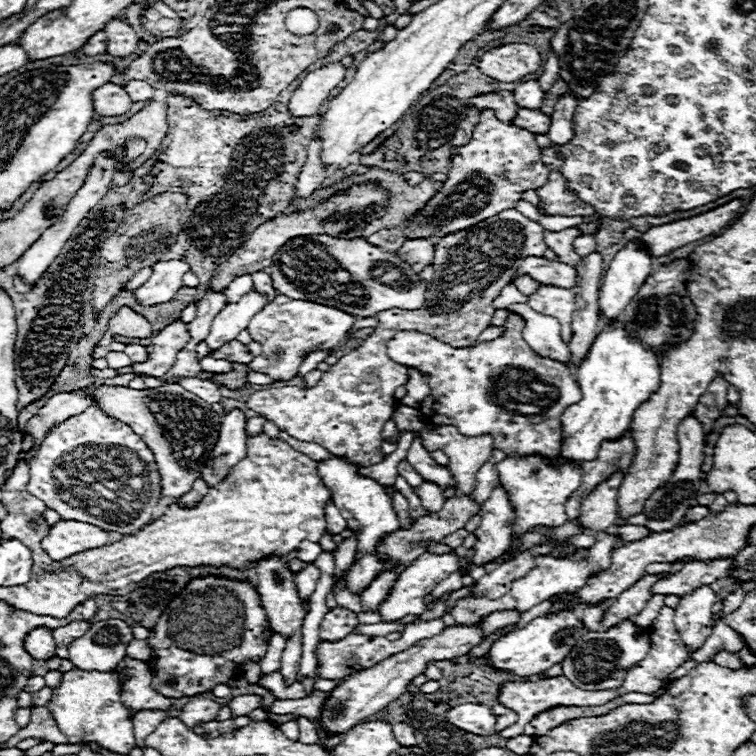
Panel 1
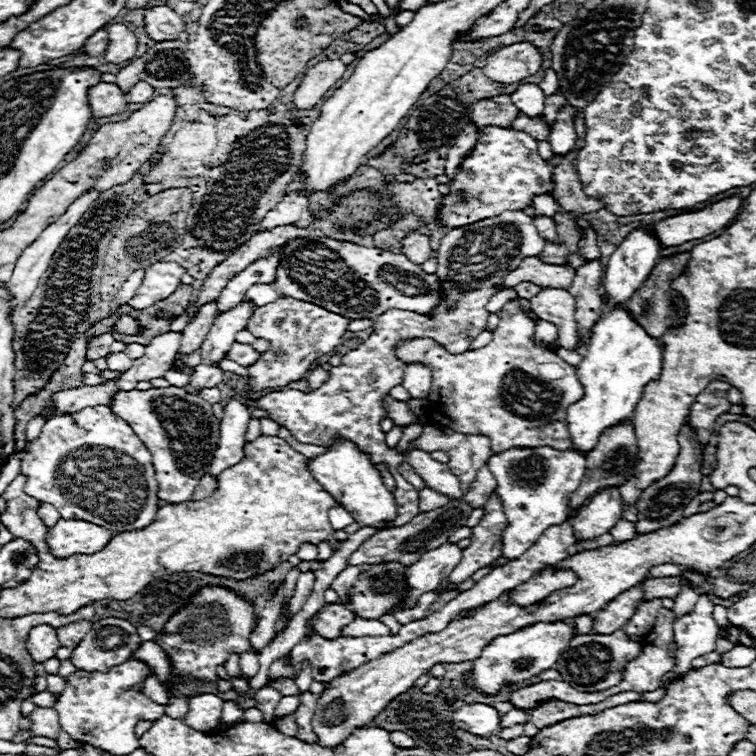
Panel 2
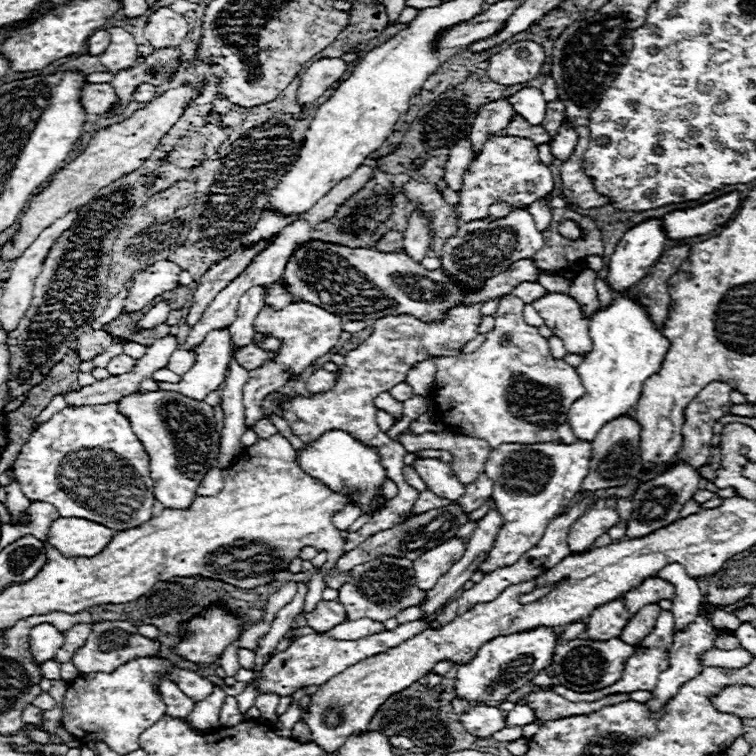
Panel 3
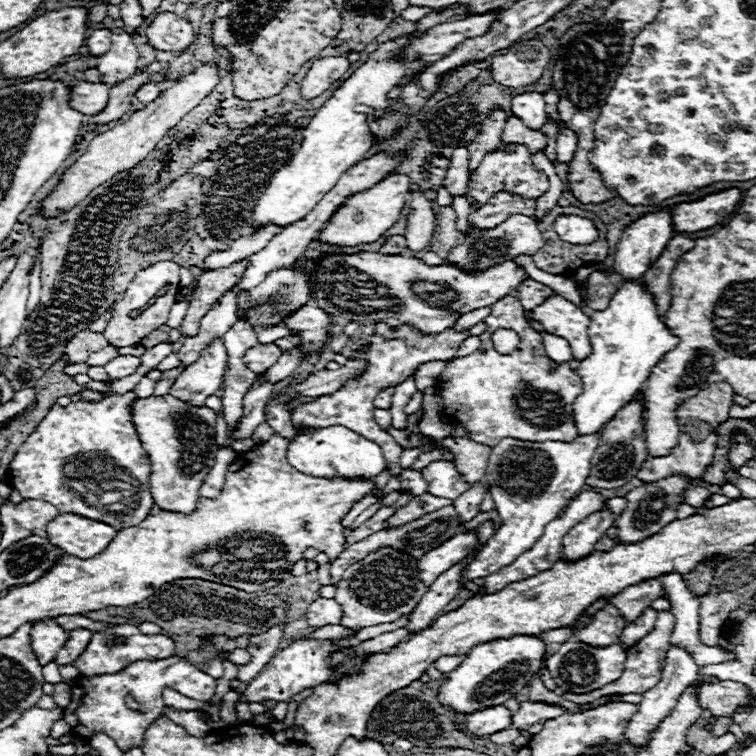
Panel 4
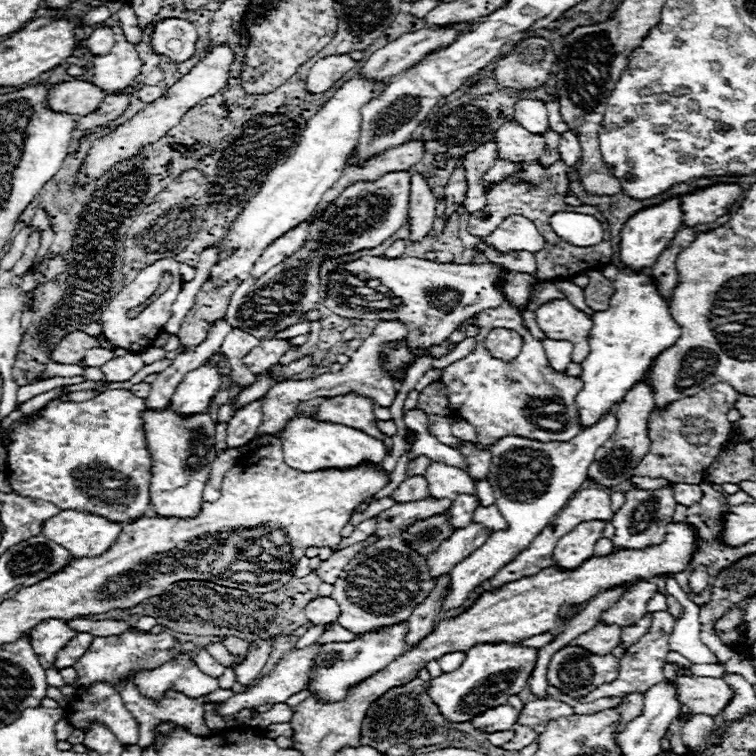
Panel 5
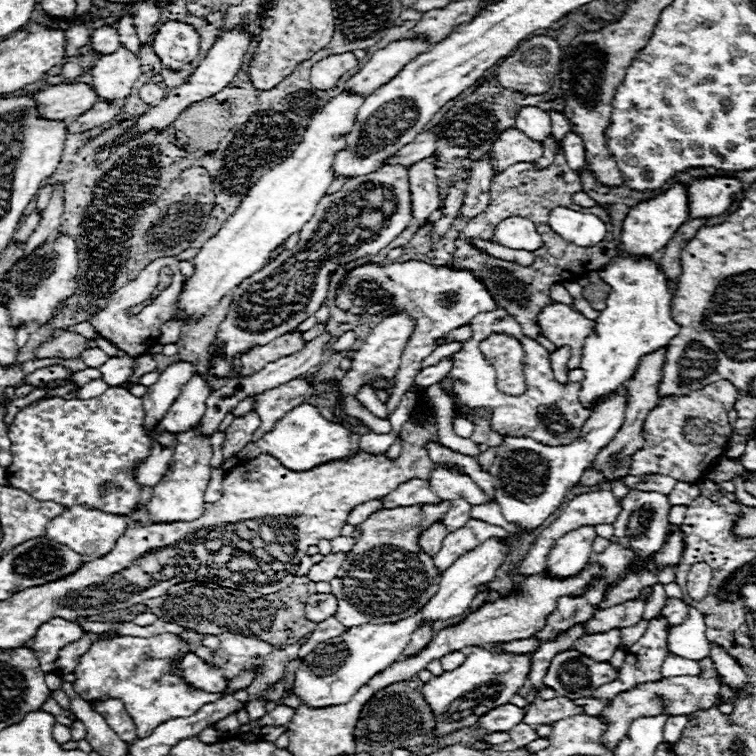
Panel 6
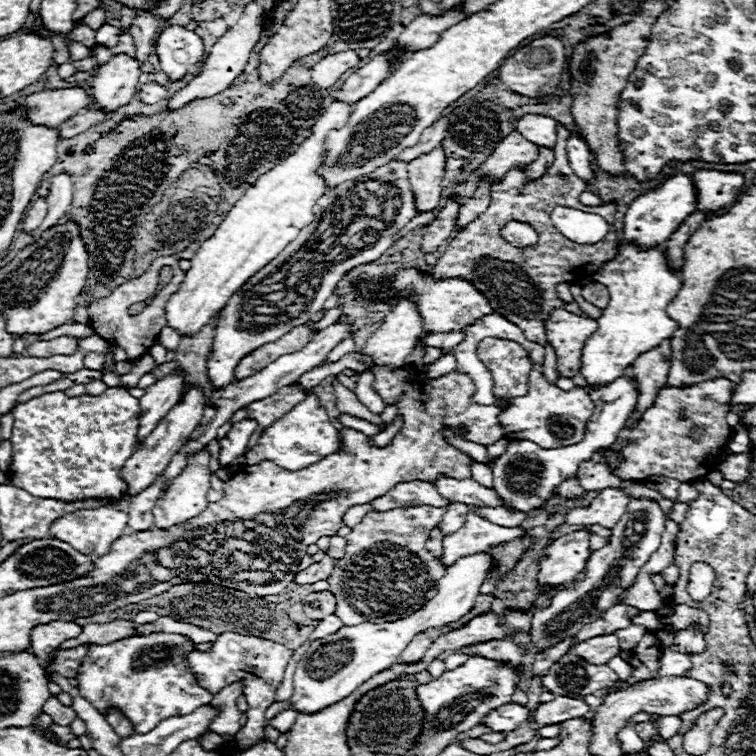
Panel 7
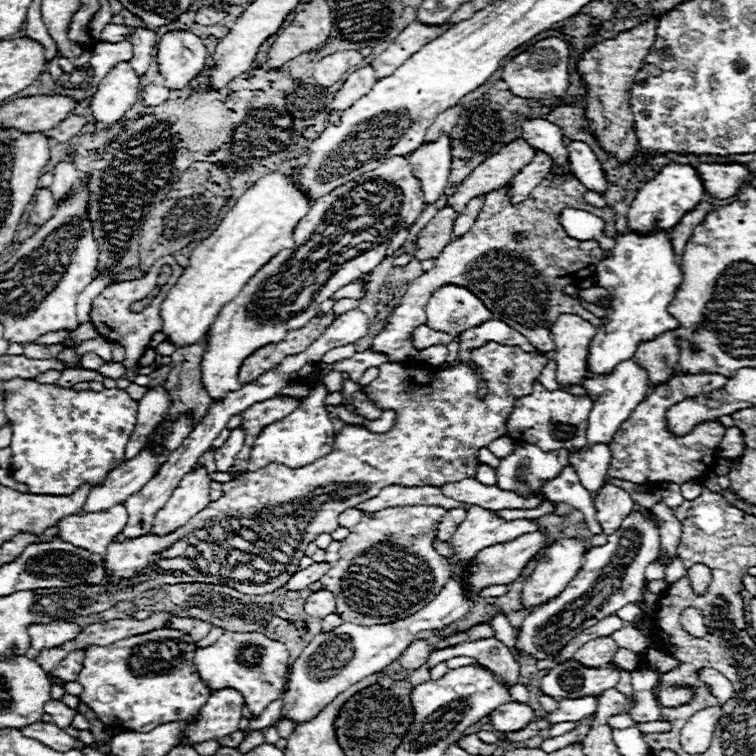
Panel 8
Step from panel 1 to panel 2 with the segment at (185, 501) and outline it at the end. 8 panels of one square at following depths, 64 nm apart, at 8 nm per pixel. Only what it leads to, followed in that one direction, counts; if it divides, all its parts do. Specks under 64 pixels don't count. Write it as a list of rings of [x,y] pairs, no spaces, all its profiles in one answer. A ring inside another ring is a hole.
[[[204,476],[202,482],[198,482],[198,486],[194,490],[194,496],[190,496],[190,500],[202,500],[202,498],[210,496],[216,490],[216,482],[218,480],[212,478],[212,476]]]

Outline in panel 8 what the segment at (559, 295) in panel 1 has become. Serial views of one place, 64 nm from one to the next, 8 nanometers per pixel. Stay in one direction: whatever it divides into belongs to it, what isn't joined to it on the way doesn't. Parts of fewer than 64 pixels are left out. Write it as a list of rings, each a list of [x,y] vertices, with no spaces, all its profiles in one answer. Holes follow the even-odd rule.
[[[560,314],[558,320],[554,322],[554,326],[550,328],[550,336],[554,340],[554,360],[556,360],[556,380],[558,384],[566,386],[566,384],[580,384],[582,378],[588,378],[586,372],[586,356],[588,356],[588,346],[590,340],[596,334],[596,326],[592,326],[590,322],[582,320],[576,314]]]

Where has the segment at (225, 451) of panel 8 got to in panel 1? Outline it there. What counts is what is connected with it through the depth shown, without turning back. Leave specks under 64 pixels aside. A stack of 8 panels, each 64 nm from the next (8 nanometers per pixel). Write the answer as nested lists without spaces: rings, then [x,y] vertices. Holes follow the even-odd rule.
[[[280,294],[250,320],[250,336],[252,340],[262,344],[262,354],[250,362],[250,368],[268,374],[274,380],[292,380],[298,372],[302,358],[308,352],[340,346],[354,320],[354,314],[334,310],[332,306],[322,306],[308,300],[294,300]]]

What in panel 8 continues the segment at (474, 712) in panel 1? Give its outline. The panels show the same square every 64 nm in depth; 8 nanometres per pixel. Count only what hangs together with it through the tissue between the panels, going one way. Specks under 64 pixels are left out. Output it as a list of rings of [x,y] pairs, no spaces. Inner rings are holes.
[[[508,702],[504,706],[498,706],[488,718],[490,718],[490,724],[494,726],[494,730],[516,732],[534,720],[534,710],[528,704]]]

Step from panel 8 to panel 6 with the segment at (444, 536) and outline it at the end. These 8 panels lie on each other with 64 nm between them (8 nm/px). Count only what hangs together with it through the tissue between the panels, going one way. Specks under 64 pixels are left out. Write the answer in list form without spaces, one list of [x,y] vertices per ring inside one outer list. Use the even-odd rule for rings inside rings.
[[[458,498],[452,502],[450,510],[442,516],[442,524],[446,524],[446,528],[450,532],[462,528],[468,520],[470,520],[470,510],[472,510],[472,504],[466,502],[464,498]]]

